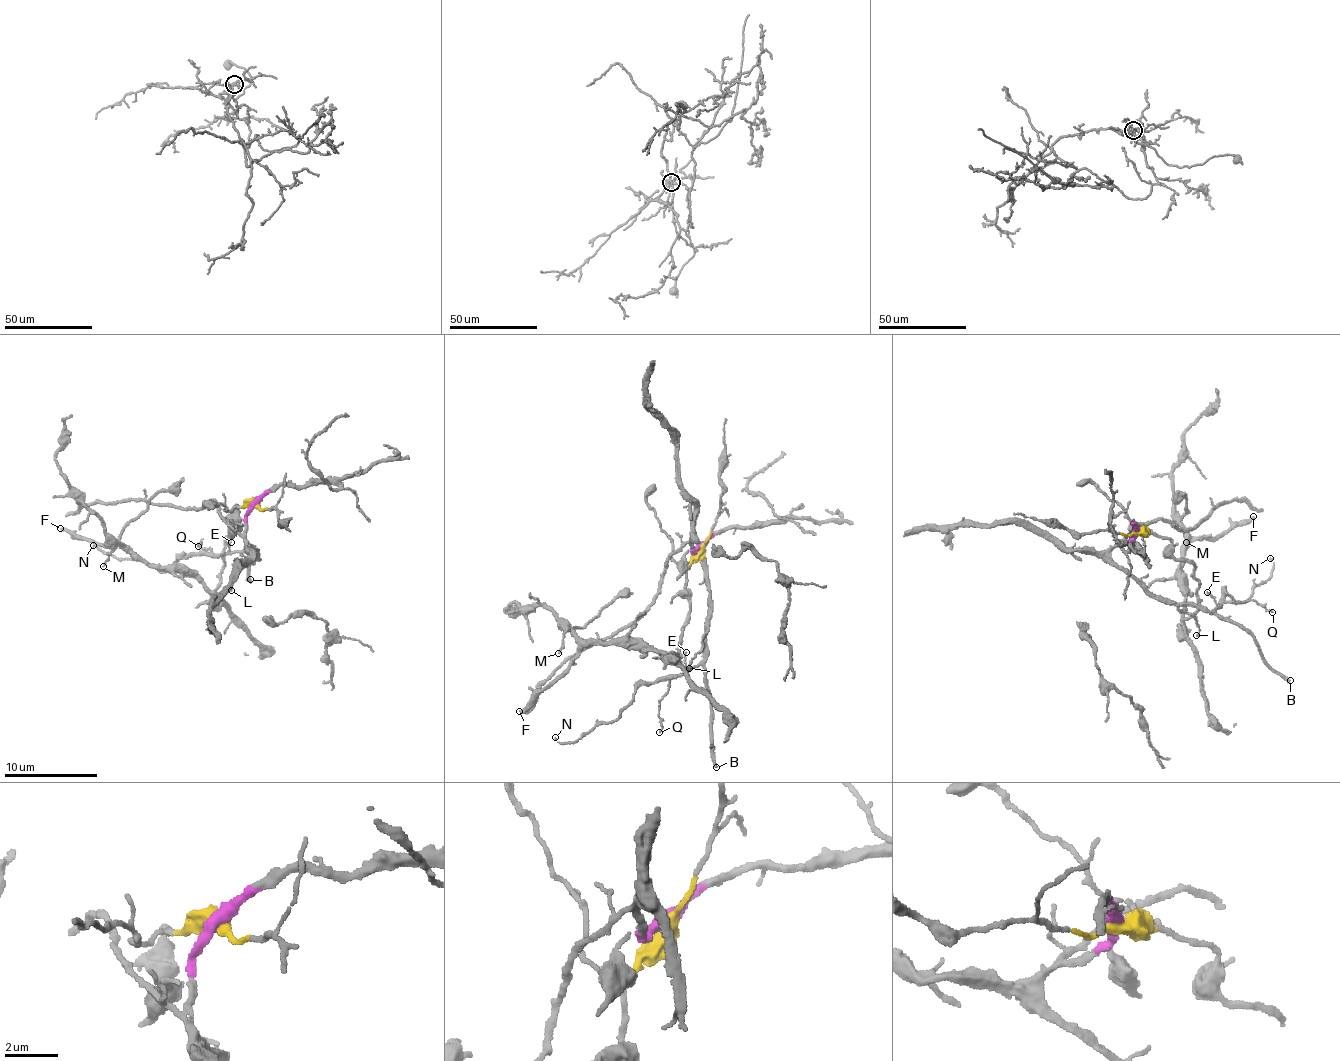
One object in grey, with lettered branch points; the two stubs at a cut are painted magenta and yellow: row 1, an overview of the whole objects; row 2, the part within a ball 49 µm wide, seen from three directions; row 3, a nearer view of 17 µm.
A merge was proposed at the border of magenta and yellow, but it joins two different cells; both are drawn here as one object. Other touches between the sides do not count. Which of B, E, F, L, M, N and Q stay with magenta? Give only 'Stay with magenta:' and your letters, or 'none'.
Stay with magenta: B, E, L, N, Q

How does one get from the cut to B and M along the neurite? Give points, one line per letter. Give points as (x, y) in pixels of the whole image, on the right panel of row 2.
B: (1137, 531), (1117, 544), (1111, 557), (1118, 567), (1153, 594), (1236, 622), (1253, 637), (1262, 659), (1290, 680)
M: (1137, 531), (1171, 542), (1178, 559), (1194, 563), (1198, 610), (1183, 619), (1185, 541), (1180, 525), (1186, 542)

